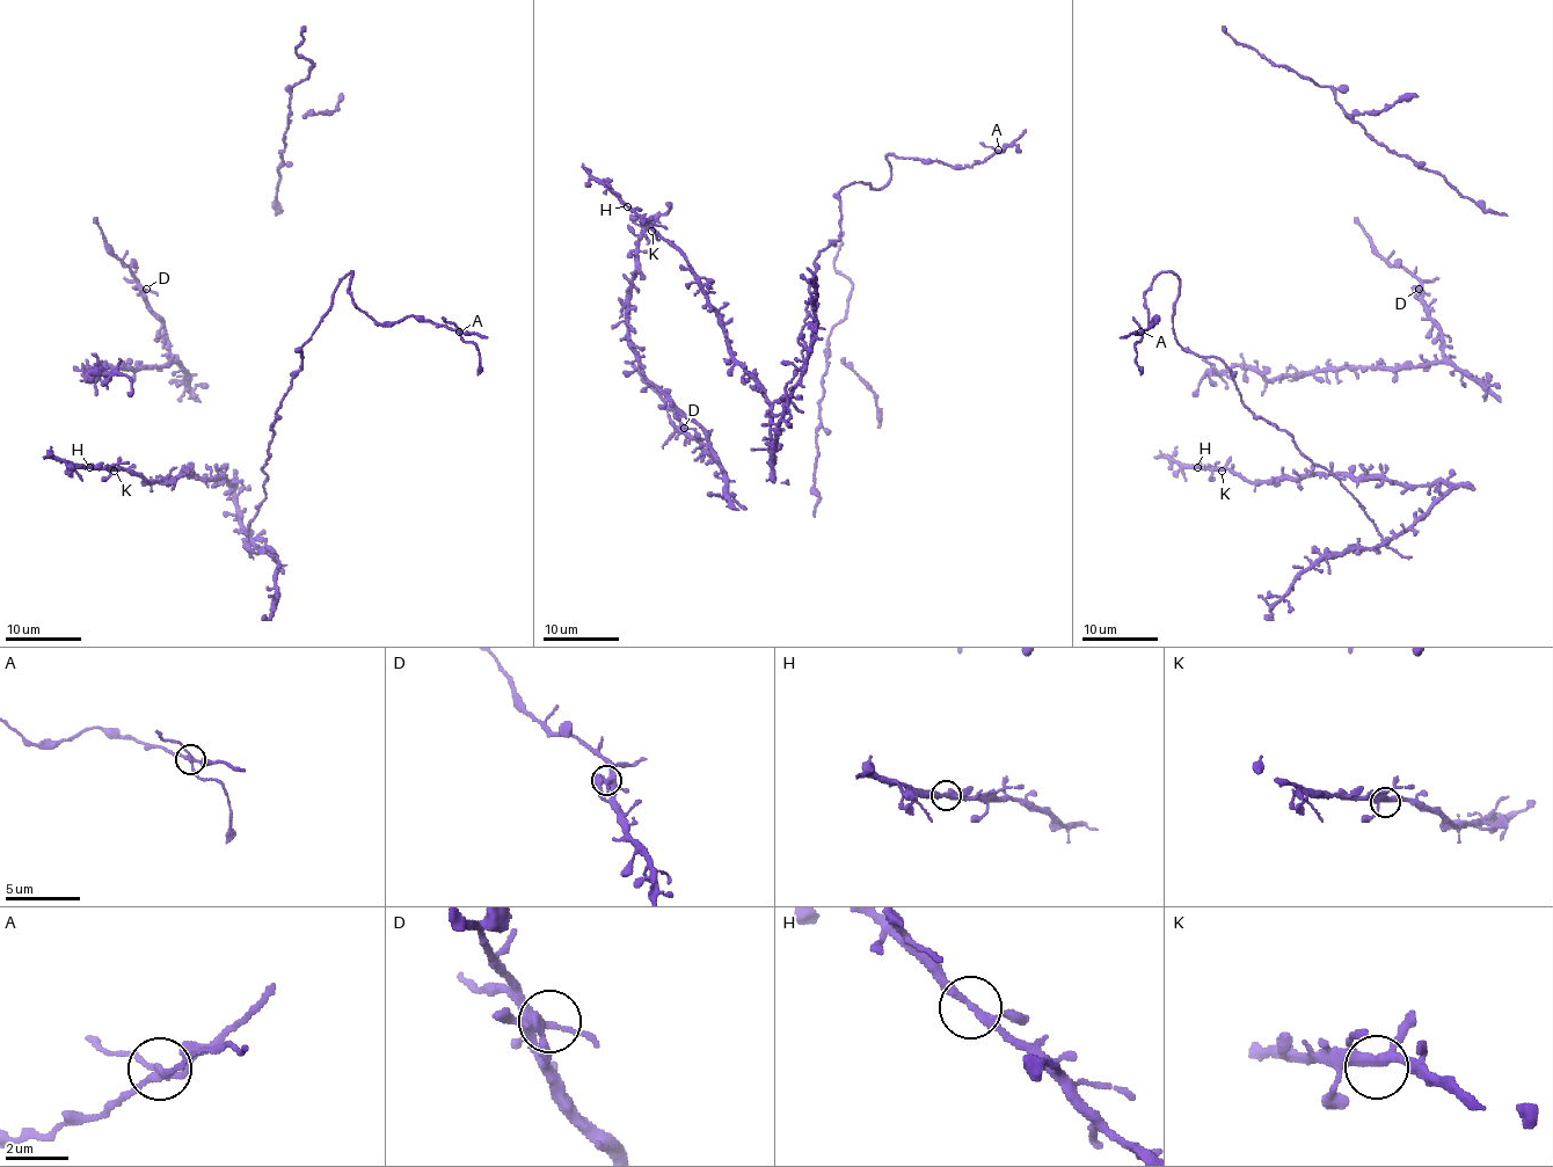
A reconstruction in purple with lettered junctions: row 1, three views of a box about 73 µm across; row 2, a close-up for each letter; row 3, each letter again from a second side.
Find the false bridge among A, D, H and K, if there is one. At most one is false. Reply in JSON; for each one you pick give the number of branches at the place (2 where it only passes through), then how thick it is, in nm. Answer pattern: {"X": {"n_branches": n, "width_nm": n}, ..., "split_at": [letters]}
{"A": {"n_branches": 4, "width_nm": 240}, "split_at": ["A"]}

